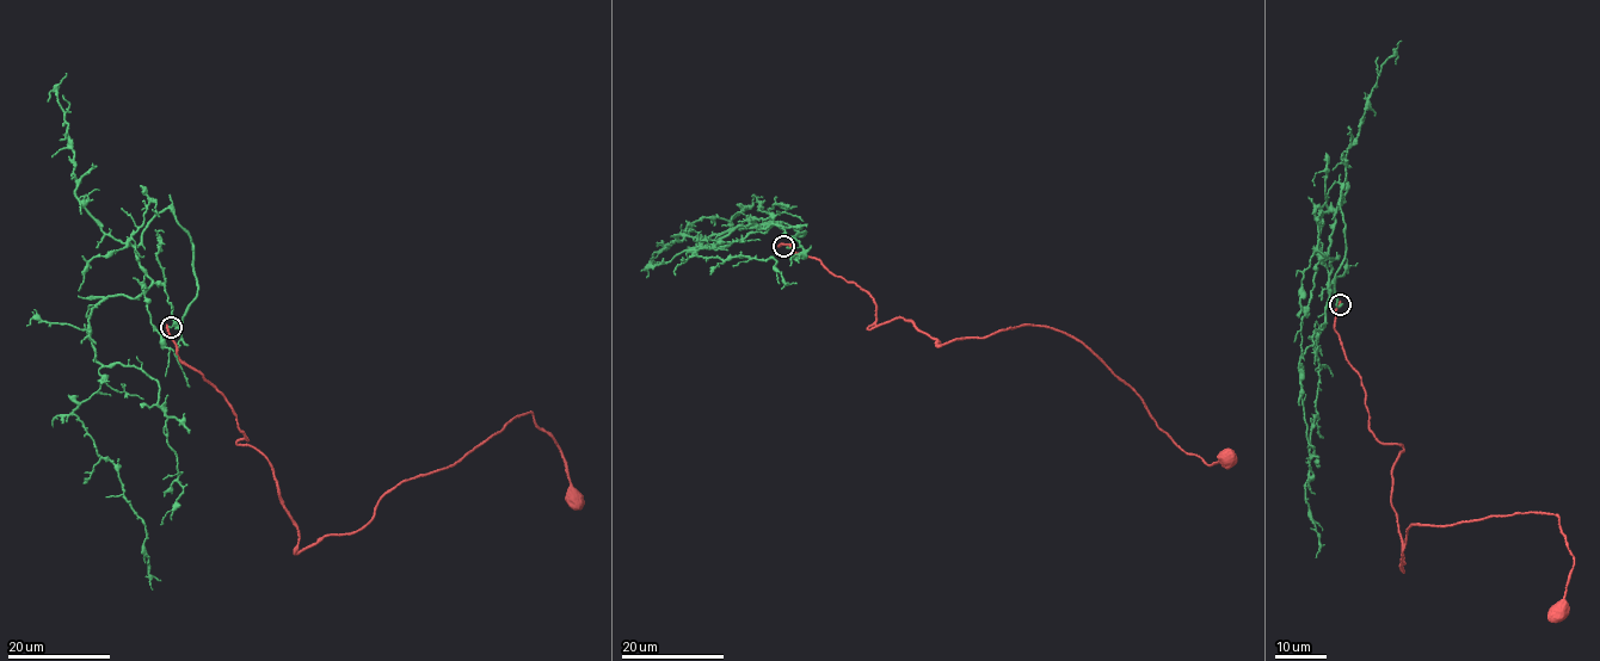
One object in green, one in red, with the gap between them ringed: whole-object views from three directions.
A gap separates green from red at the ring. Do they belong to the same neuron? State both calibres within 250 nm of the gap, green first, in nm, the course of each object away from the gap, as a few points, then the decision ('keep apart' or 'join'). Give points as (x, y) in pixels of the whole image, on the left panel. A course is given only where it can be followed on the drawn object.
280 nm thick on the green side, 340 nm on the other; green runs (174, 326), (197, 279), (165, 208), (135, 249), (149, 286), (92, 312), (100, 384), (74, 411), (152, 590); red runs (168, 327), (237, 443), (268, 461), (297, 551), (530, 412), (576, 498); join

